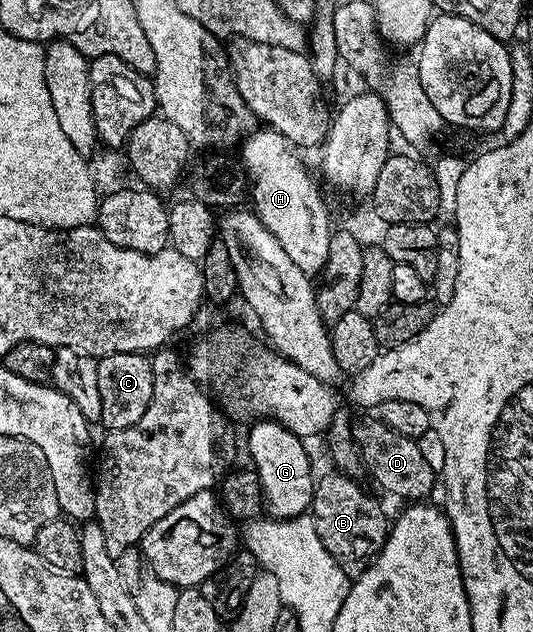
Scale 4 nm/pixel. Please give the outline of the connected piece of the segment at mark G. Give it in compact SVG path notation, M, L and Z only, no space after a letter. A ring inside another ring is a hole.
M261 419L254 423L257 424L249 433L247 447L256 467L255 475L266 514L274 519L293 519L304 514L310 508L315 484L304 440L275 420Z

